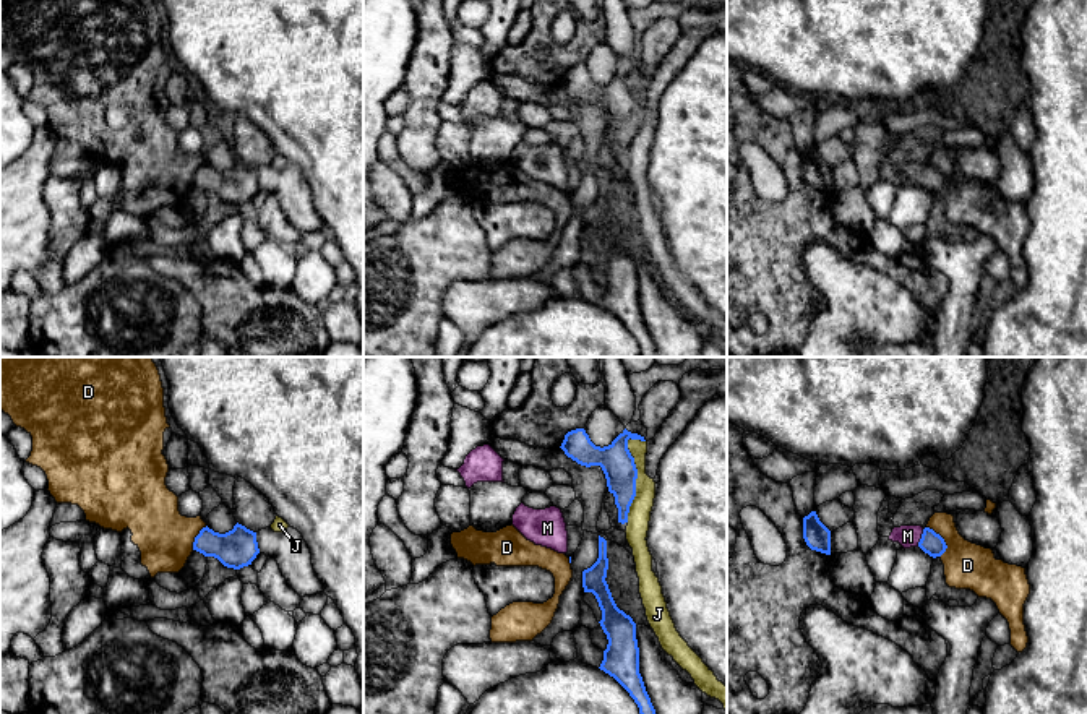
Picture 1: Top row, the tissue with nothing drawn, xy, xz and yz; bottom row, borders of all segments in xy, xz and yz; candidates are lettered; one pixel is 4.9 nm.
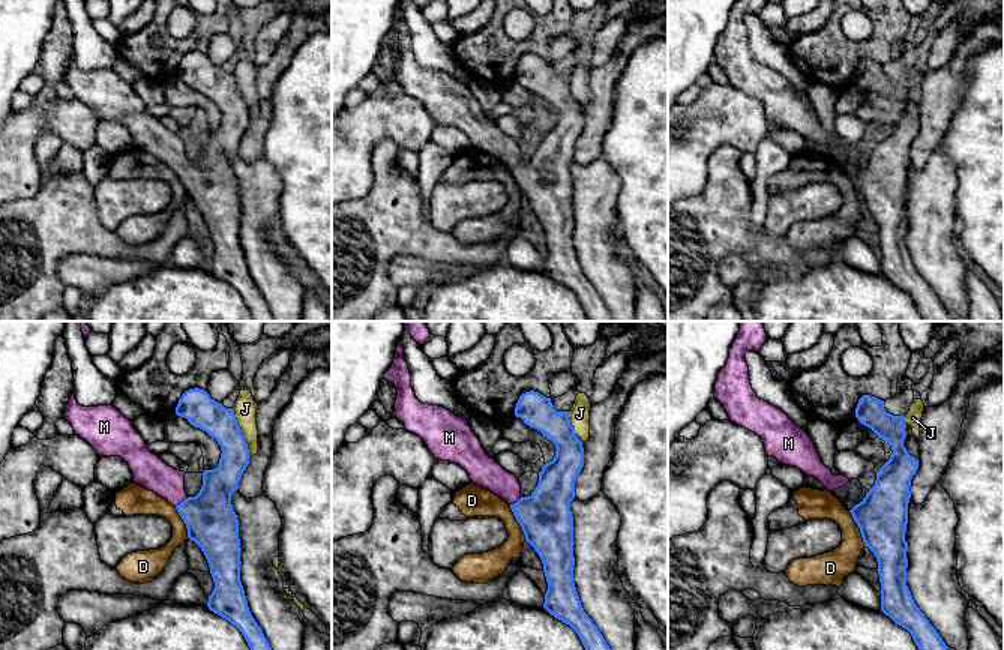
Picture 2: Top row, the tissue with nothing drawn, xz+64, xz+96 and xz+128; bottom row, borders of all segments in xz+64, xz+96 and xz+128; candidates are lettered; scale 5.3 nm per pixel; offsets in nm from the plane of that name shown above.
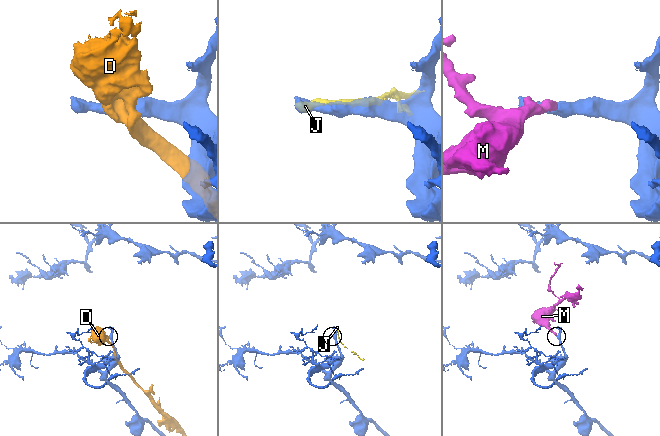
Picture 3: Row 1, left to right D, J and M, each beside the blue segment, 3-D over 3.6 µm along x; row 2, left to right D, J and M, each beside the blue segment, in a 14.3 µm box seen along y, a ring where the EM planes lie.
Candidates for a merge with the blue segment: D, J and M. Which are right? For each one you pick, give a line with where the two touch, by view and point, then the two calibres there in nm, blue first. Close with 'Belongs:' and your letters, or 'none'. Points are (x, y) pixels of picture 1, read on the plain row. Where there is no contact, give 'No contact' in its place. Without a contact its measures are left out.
M: Touches blue at yz (922, 174). Thickness 110 nm (blue) against 110 nm
Belongs: M

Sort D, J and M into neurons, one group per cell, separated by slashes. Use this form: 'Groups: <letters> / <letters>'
Groups: D / J / M

